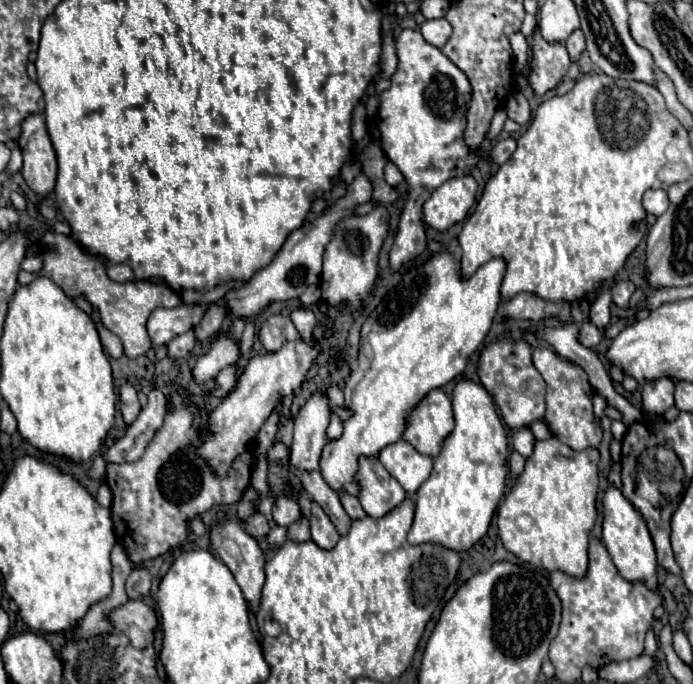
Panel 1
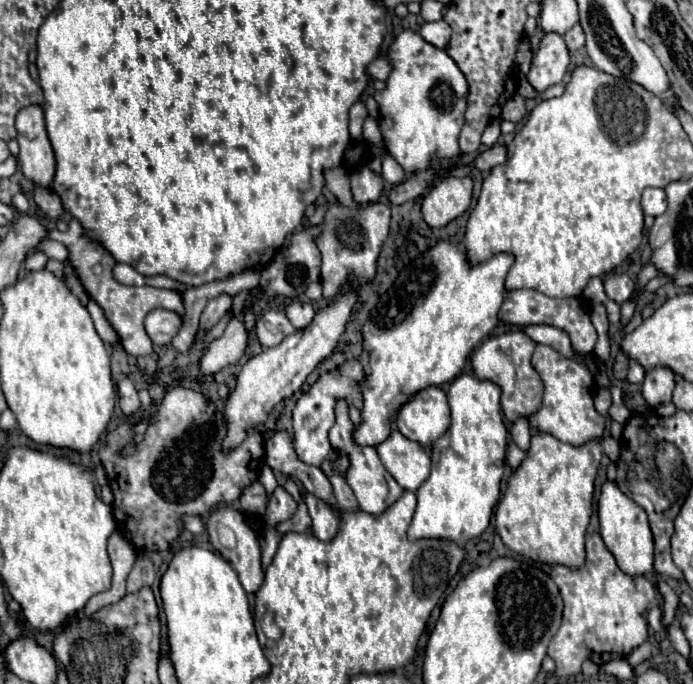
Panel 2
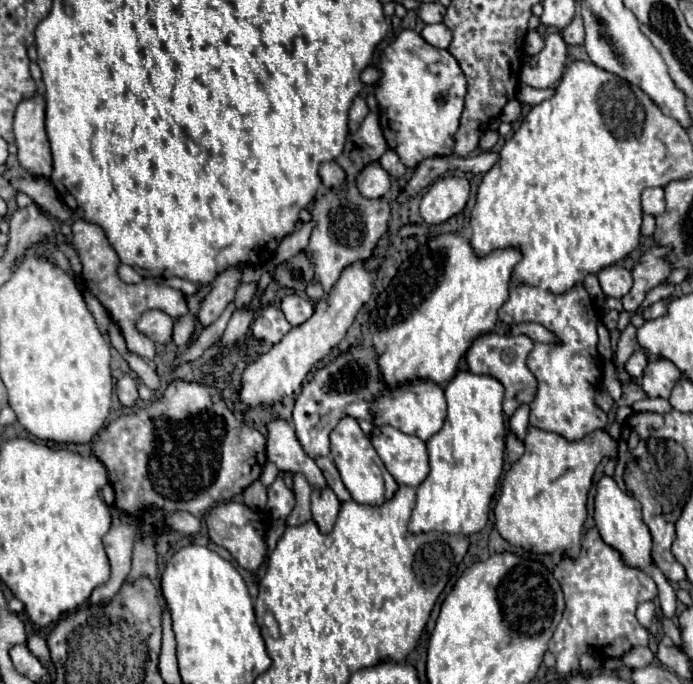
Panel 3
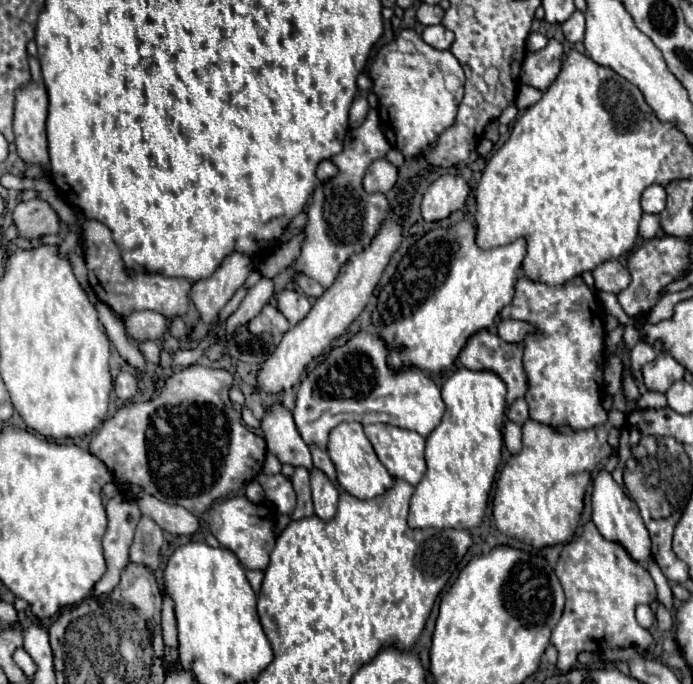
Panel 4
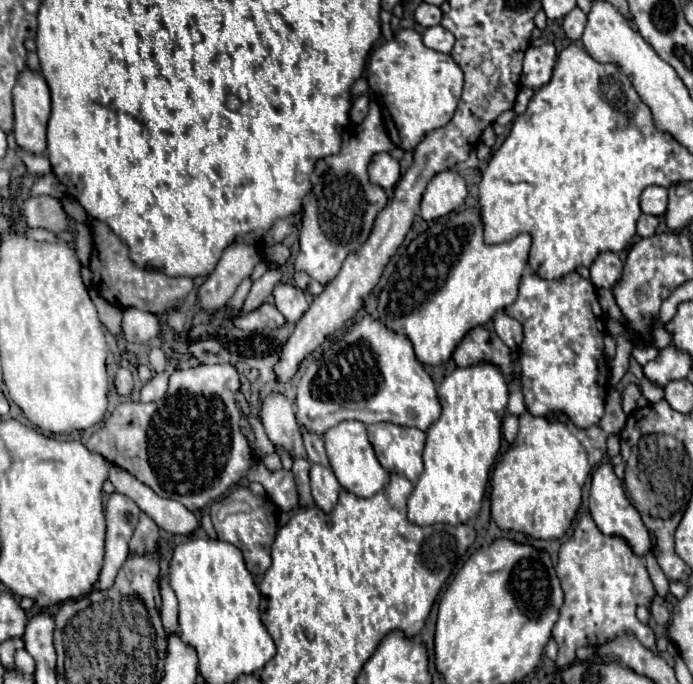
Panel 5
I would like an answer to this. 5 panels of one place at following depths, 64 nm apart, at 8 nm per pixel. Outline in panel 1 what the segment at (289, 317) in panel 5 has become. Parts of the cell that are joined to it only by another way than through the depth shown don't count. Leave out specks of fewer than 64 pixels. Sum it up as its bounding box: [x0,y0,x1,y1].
[290,308,318,344]

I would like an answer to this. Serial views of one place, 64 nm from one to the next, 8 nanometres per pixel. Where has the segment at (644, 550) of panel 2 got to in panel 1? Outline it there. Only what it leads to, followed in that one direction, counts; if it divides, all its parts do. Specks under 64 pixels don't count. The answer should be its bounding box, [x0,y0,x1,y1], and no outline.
[602,488,658,590]

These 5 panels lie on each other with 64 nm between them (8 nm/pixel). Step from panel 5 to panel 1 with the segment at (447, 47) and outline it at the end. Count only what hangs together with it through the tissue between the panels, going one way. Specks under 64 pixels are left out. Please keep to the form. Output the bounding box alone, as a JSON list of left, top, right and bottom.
[420,18,452,48]

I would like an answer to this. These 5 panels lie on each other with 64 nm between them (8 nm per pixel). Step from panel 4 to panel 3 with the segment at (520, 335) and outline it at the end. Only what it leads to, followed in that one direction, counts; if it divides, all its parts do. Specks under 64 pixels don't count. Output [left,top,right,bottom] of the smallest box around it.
[510,322,560,344]

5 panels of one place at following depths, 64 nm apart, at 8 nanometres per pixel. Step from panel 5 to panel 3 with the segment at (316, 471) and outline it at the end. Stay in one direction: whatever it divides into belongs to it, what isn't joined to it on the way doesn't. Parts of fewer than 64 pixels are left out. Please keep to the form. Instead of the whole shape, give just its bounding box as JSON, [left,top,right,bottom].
[312,488,340,534]

